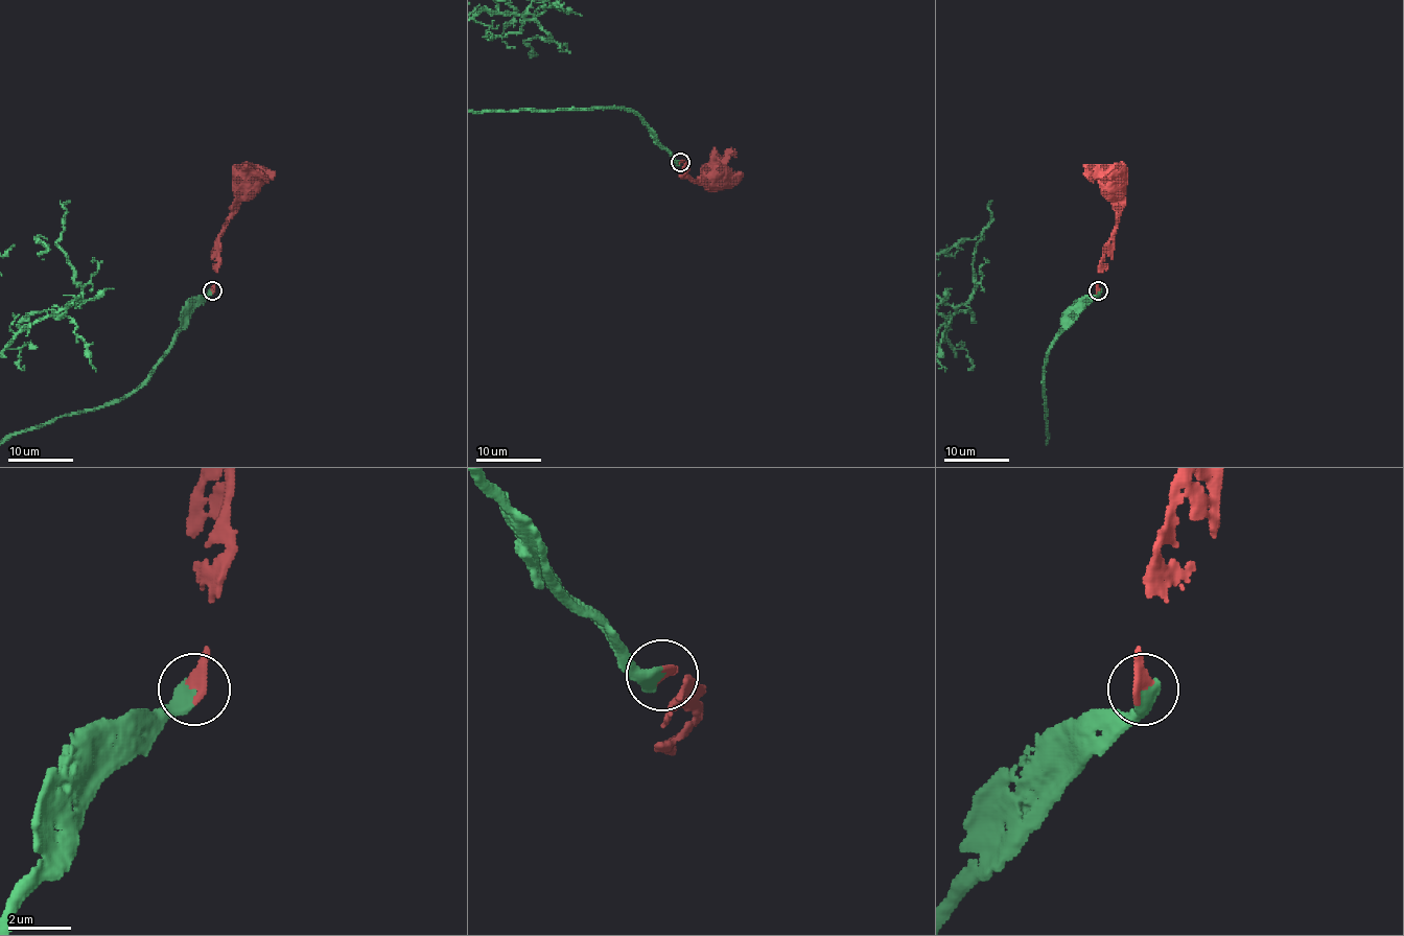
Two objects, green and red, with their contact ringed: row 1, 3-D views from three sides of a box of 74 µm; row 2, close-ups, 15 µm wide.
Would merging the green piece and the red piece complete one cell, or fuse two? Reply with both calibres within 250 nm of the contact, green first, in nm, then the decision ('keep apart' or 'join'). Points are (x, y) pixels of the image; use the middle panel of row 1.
400 nm thick on the green side, 280 nm on the other; join

